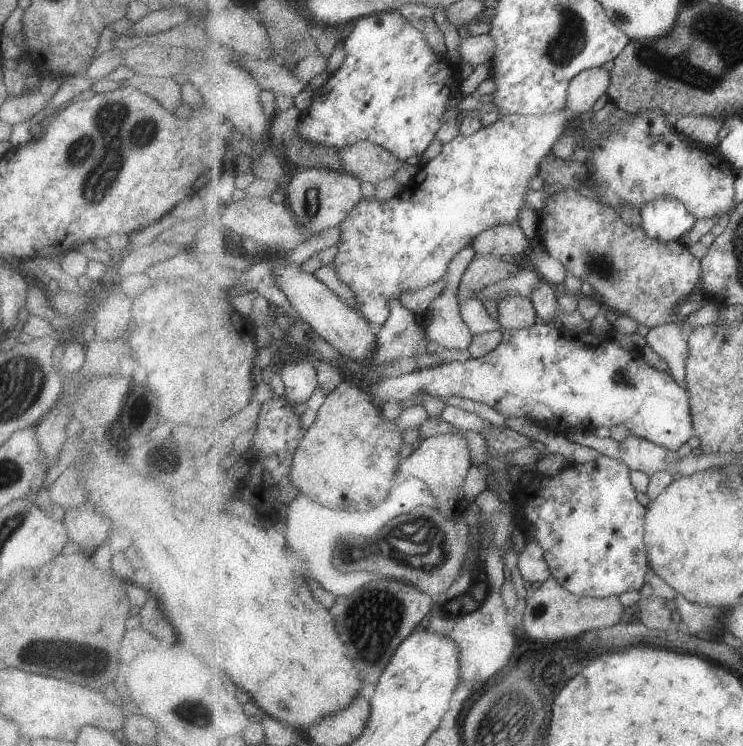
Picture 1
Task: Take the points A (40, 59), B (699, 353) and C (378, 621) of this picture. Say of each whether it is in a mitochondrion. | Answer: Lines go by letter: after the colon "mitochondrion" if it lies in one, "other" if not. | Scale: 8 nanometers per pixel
A: other
B: other
C: mitochondrion

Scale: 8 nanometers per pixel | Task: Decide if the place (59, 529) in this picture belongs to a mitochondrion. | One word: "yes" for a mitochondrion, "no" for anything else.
no

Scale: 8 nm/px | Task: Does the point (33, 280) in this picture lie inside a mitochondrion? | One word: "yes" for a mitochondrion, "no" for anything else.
no

